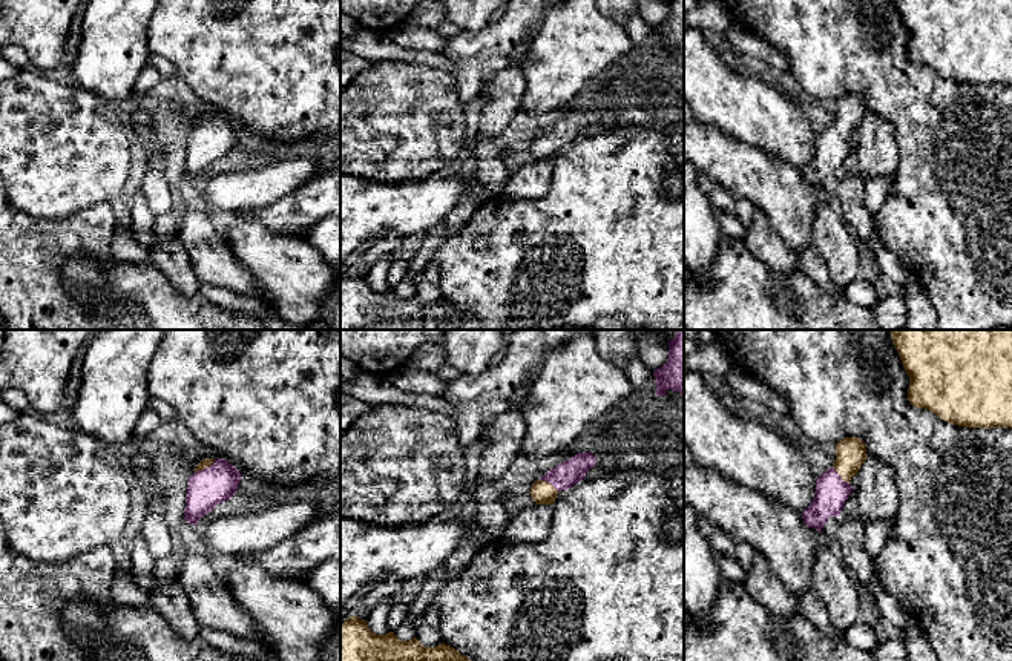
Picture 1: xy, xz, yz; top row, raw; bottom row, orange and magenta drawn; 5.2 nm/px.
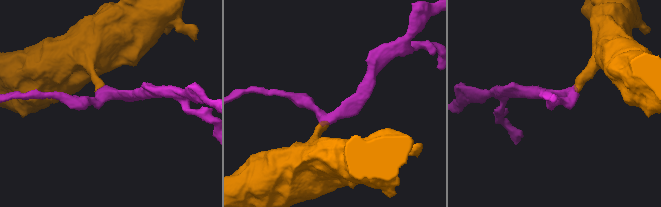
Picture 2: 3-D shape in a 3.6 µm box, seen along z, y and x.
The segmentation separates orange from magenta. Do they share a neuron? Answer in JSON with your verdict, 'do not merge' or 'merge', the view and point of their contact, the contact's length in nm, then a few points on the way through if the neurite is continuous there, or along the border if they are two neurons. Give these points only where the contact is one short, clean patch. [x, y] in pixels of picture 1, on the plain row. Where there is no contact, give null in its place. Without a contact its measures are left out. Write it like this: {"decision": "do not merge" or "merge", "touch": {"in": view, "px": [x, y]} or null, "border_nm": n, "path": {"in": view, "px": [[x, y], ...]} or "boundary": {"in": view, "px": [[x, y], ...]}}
{"decision": "merge", "touch": {"in": "xy", "px": [204, 123]}, "border_nm": 140, "path": {"in": "xy", "px": [[206, 118], [204, 123], [206, 144]]}}

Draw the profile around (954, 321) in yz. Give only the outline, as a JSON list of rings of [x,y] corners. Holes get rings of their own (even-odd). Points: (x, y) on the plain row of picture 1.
[[[724,0],[734,25],[751,31],[788,58],[788,74],[817,100],[837,100],[857,94],[865,100],[866,115],[876,115],[892,124],[899,149],[899,166],[892,187],[882,209],[874,213],[874,230],[883,250],[892,253],[925,287],[937,314],[937,330],[997,330],[1012,324],[1012,84],[966,84],[941,77],[908,57],[909,32],[894,0]]]

